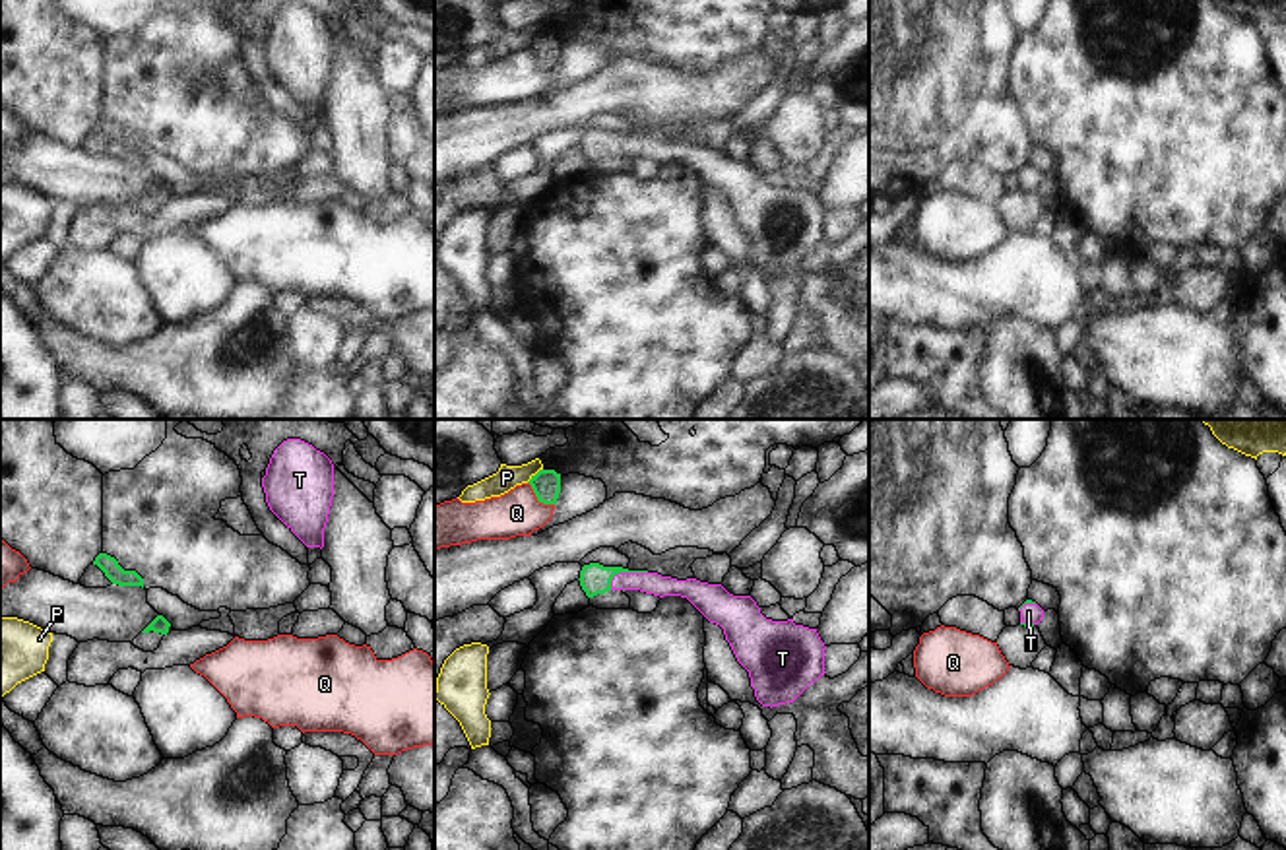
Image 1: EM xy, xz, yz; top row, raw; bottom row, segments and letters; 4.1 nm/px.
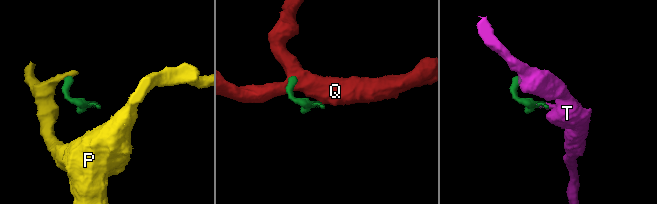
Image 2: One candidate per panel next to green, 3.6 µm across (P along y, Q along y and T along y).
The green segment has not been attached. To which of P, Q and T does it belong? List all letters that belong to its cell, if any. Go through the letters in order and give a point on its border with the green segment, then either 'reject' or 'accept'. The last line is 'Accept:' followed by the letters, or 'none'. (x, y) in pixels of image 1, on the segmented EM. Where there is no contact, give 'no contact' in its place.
P: xz (536, 474) | reject
Q: xz (538, 499) | reject
T: xz (623, 571) | accept
Accept: T

